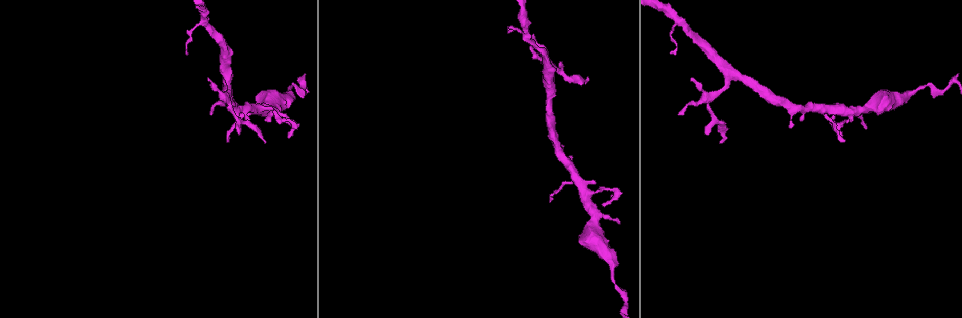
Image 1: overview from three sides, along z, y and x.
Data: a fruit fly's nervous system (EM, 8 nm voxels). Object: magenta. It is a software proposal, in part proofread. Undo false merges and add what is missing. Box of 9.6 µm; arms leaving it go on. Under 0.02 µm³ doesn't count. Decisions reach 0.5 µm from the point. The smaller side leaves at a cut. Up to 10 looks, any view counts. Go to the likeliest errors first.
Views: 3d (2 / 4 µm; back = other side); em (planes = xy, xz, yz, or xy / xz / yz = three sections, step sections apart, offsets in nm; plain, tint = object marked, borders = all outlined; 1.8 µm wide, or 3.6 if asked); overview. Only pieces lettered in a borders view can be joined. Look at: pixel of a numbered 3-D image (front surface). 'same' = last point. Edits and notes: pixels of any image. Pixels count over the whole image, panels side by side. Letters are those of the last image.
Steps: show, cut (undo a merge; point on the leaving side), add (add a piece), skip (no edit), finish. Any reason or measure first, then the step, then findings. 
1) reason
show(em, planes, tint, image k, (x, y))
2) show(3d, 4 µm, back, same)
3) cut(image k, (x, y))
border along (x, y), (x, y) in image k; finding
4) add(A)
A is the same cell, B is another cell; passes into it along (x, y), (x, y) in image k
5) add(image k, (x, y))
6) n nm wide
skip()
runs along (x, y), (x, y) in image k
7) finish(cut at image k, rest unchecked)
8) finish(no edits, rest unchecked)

thin end
show(3d, 4 µm, image 1, (588, 76))

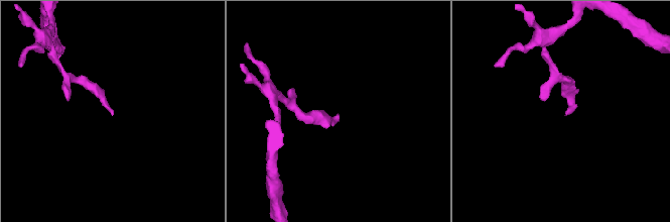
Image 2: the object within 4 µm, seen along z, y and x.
show(em, yz, step 16, borders, image 2, (111, 113))

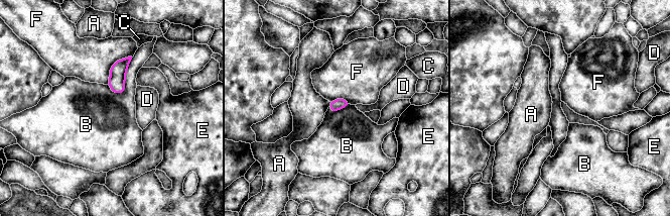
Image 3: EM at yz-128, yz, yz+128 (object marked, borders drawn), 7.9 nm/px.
show(em, planes, borders, same)

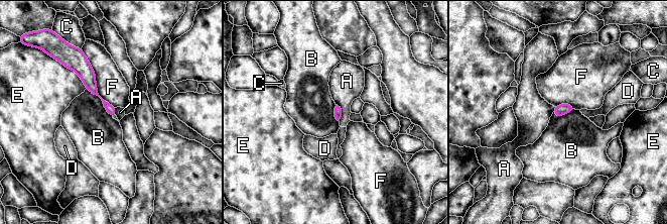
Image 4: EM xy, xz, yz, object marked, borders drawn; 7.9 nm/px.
F touches over 550 nm
skip()
A, B, C, D, E and F are other cells; runs along (79, 62), (92, 88), (113, 113) in image 4; no lettered piece goes on from it

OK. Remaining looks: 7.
an open end
show(em, 3.6 µm, planes, borders, image 1, (848, 121))

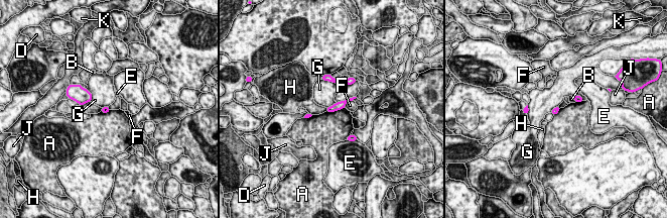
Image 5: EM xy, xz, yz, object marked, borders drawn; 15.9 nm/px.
90 nm wide
skip()
A, B, D, E, F, G, H, J and K are other cells; border along (345, 106), (334, 111), (326, 111) in image 5; none of them fits

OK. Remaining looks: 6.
thin end
show(em, planes, borders, image 1, (550, 199))

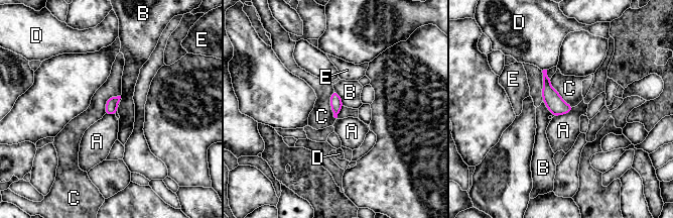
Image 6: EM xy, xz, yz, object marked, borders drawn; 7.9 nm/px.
skip()
A, B, C, D and E are other cells; border along (550, 79), (560, 97), (573, 106) in image 6; no lettered piece goes on from it

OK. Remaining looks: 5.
tapers out
show(em, planes, borders, image 1, (690, 79))

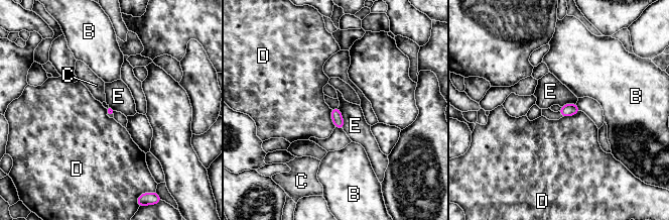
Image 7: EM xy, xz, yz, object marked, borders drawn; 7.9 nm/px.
E touches over 190 nm
skip()
B, C, D and E are other cells; border along (338, 107), (343, 119), (344, 129) in image 7; none of them fits

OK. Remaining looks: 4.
finish(no edits, rest unchecked)

